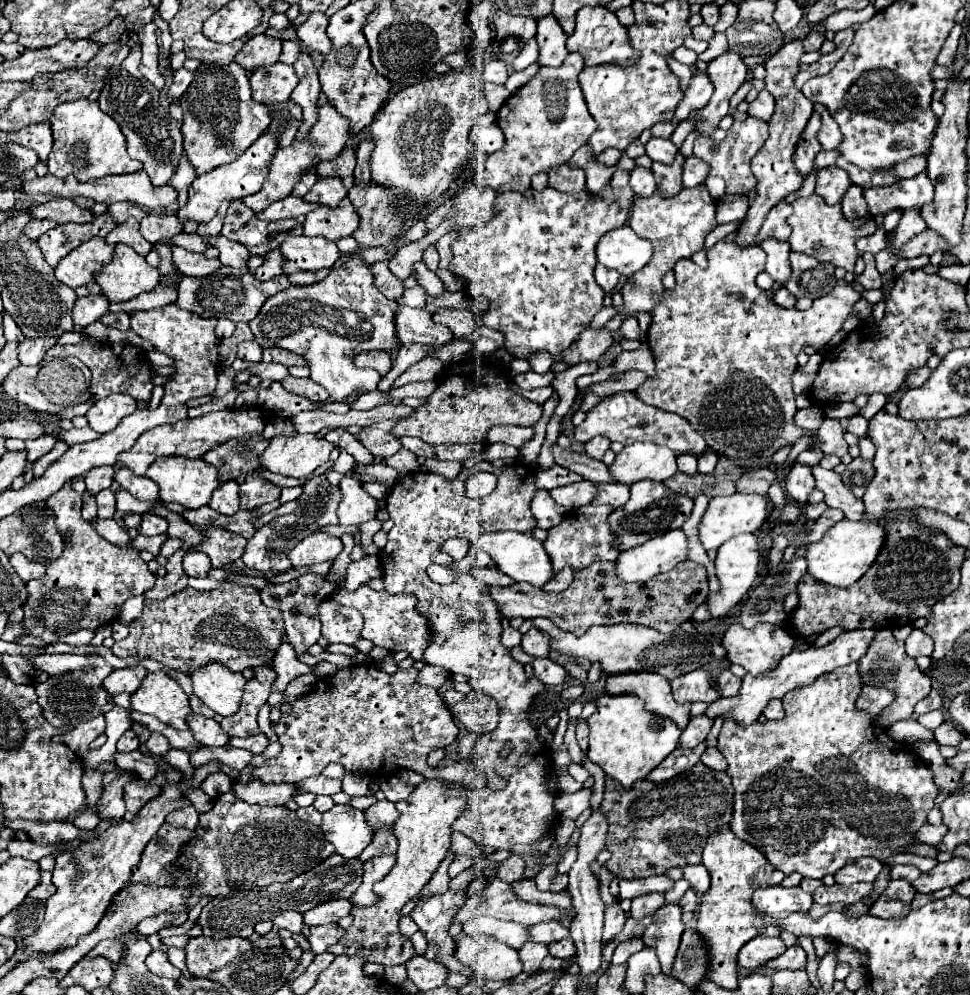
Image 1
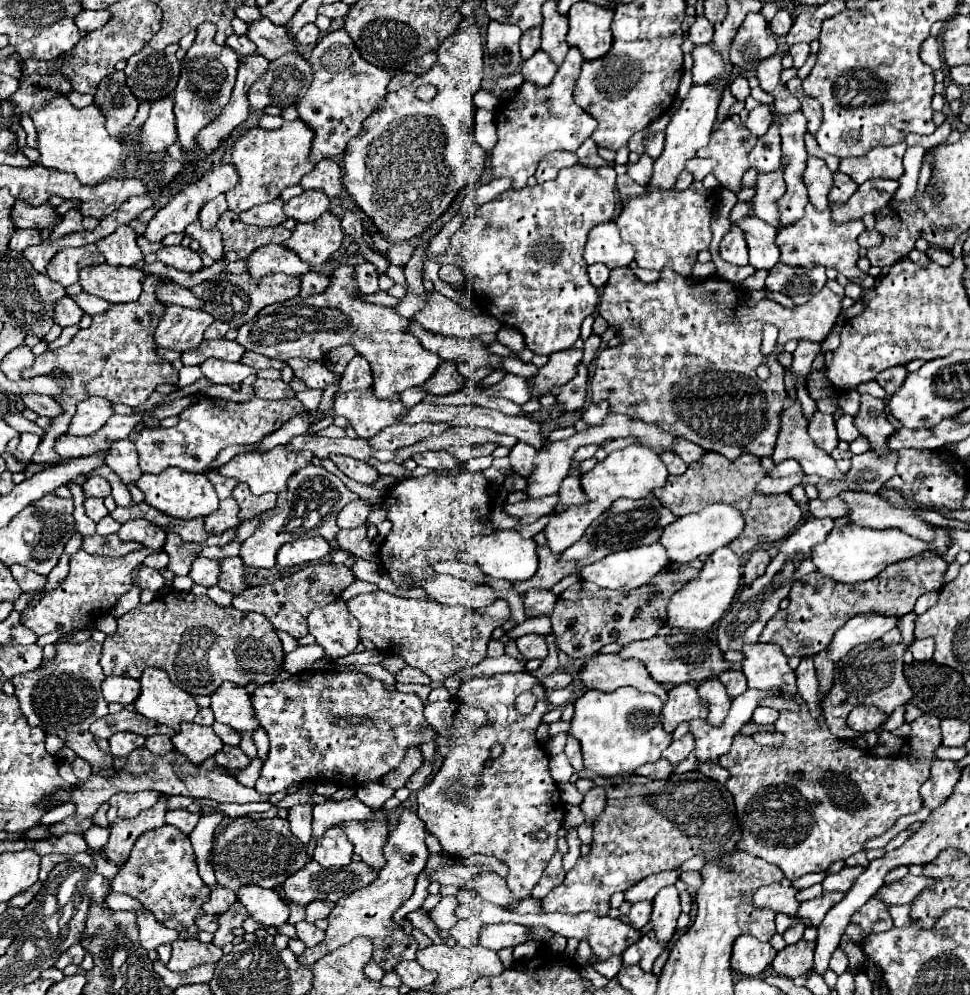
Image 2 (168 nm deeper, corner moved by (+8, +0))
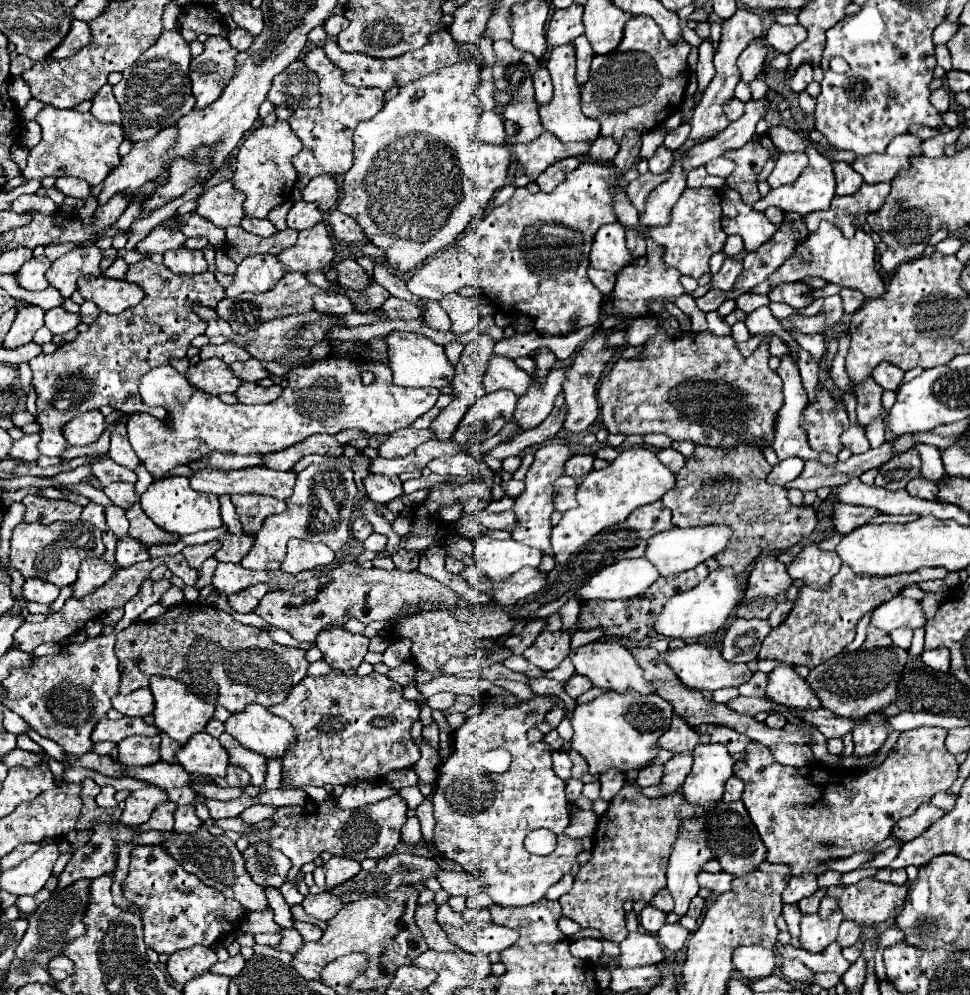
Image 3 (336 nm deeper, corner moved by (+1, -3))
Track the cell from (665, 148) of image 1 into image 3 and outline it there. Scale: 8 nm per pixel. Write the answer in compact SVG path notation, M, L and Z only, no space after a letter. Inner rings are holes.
M681 124L679 128L675 128L675 130L671 130L667 136L665 136L665 140L663 140L663 144L671 150L671 152L675 152L677 148L681 148L683 146L683 142L687 140L687 136L689 136L689 124Z

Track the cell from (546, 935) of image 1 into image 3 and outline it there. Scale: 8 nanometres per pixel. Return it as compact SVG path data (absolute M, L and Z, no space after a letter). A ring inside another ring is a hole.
M467 908L461 913L467 924L465 928L457 930L457 928L445 928L445 932L449 934L451 942L455 942L457 946L461 946L467 952L475 952L475 954L493 954L493 952L503 952L509 946L513 946L519 938L517 930L511 930L507 926L499 926L491 921L489 912L476 912L477 910L469 910ZM473 914L473 916L471 916ZM487 914L487 917L485 917ZM481 920L481 921L480 921ZM477 922L487 922L483 926L477 926Z

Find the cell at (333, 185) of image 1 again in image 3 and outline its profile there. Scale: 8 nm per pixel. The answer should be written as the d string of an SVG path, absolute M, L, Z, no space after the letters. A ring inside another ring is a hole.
M305 200L295 202L287 214L287 226L295 230L313 228L317 222L323 220L323 212L319 212L317 204L307 204Z

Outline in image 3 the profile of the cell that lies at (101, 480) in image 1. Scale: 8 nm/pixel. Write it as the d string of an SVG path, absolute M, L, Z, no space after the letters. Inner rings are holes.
M111 482L109 486L103 488L103 492L109 496L109 500L115 506L119 506L123 510L127 510L135 502L139 502L139 496L133 492L133 486L127 484L127 482Z

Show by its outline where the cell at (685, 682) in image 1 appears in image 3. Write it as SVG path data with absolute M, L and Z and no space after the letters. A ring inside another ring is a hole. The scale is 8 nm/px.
M673 716L669 730L659 738L659 746L673 754L691 752L701 742L709 742L709 736L699 734L697 728L691 728L687 720L683 720L681 716Z

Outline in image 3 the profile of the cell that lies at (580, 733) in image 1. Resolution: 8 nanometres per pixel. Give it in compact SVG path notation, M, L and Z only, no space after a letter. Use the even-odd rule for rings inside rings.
M575 750L569 752L569 758L573 760L573 778L577 778L577 780L581 780L581 782L591 782L593 776L591 776L589 770L587 770L587 762L585 762Z

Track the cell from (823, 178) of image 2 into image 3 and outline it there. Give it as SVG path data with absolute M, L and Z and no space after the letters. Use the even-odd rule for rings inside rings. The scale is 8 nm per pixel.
M809 146L805 152L809 156L809 166L803 170L803 174L799 176L799 180L795 184L791 184L791 186L775 188L765 198L757 200L753 206L759 212L763 212L767 206L777 206L783 212L797 212L797 214L805 216L805 214L811 214L811 212L827 210L829 208L829 204L831 204L831 200L835 196L835 176L833 176L831 160L825 158L821 152L817 152L817 148L813 148L813 146Z

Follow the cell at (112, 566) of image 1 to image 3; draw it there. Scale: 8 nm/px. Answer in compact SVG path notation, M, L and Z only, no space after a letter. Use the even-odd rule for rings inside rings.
M181 553L176 556L165 556L165 558L149 558L149 560L145 560L145 562L139 562L139 564L133 564L133 566L127 566L127 568L119 568L119 570L113 574L113 584L103 584L103 588L97 588L95 592L83 596L83 600L69 598L59 612L55 612L53 616L47 616L47 620L41 622L41 624L27 624L27 622L23 622L23 624L17 628L15 636L13 636L15 642L19 644L19 648L21 648L23 652L31 652L31 650L35 650L39 644L43 644L43 642L57 642L57 640L61 640L61 638L67 638L67 636L71 636L71 634L77 634L79 630L85 628L85 624L87 624L89 620L95 620L95 618L103 616L103 614L105 614L107 610L111 610L111 608L123 608L123 606L139 592L143 580L149 576L149 572L151 572L155 566L159 566L159 564L167 564L167 568L169 568L175 576L179 576L187 586L193 586L195 580L197 580L197 572L191 570L191 568L187 568L187 562Z

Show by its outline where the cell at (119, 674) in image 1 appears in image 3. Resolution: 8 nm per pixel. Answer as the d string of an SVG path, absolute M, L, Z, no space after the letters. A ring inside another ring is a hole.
M141 688L141 690L135 690L131 694L117 694L113 696L113 708L119 710L121 714L125 716L145 716L145 714L151 714L153 710L153 694L149 688Z

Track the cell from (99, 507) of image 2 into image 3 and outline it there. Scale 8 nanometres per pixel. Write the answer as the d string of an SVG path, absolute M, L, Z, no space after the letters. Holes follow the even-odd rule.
M89 502L83 512L81 512L81 520L83 522L91 522L93 526L97 526L99 530L105 530L107 524L105 524L105 508L95 504L95 502Z

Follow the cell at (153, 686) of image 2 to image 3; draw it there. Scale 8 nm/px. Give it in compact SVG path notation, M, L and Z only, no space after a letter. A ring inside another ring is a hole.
M151 676L151 692L155 698L155 708L153 708L155 726L159 730L167 732L179 744L185 744L185 740L189 740L189 736L193 736L195 732L201 732L213 716L213 706L199 700L197 696L193 696L179 680L171 680L165 676Z

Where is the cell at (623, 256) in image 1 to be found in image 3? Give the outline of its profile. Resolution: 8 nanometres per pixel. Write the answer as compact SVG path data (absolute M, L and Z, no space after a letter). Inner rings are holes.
M619 222L605 224L597 230L589 258L593 268L613 274L621 272L631 262L631 252L625 246L625 230Z

